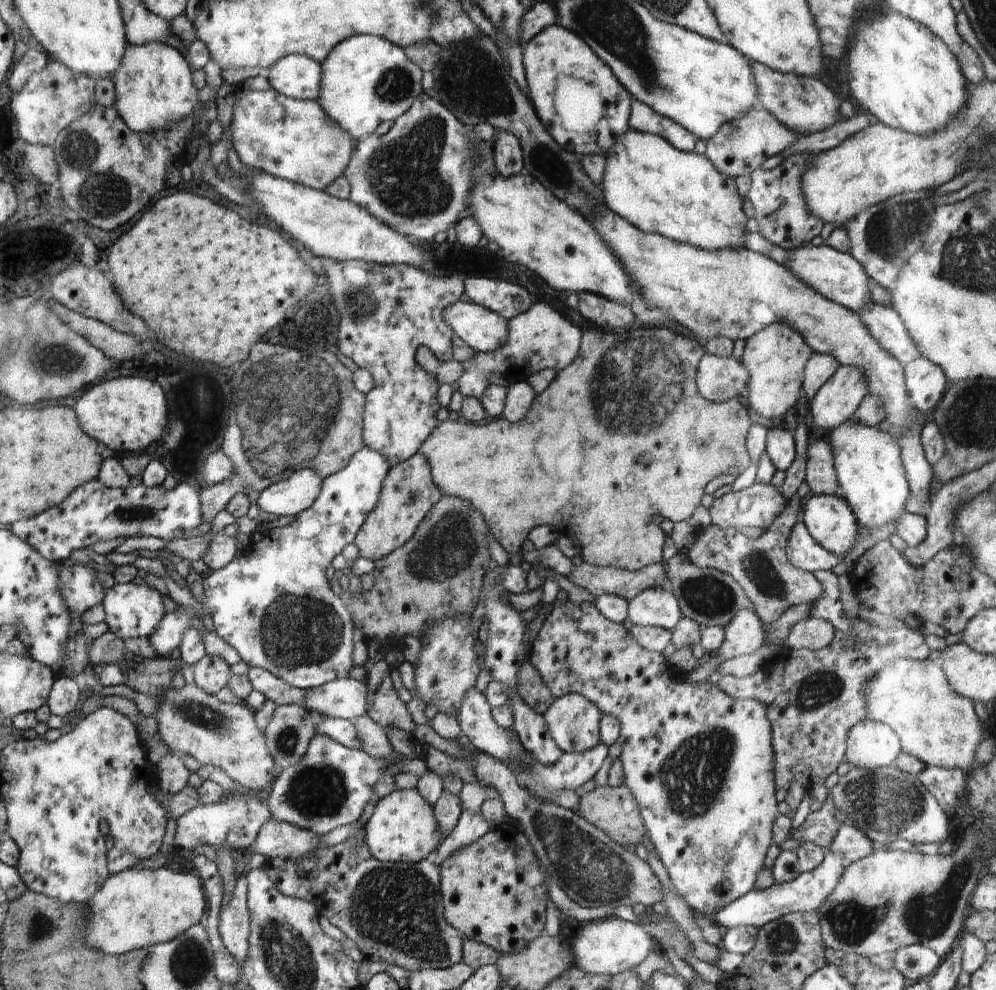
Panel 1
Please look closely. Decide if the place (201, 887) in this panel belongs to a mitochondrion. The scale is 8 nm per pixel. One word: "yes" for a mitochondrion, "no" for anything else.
no

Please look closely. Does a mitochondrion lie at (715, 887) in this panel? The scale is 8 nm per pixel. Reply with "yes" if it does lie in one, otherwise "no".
no

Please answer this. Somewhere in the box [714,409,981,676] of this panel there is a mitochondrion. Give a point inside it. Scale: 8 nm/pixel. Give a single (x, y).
(760, 570)

